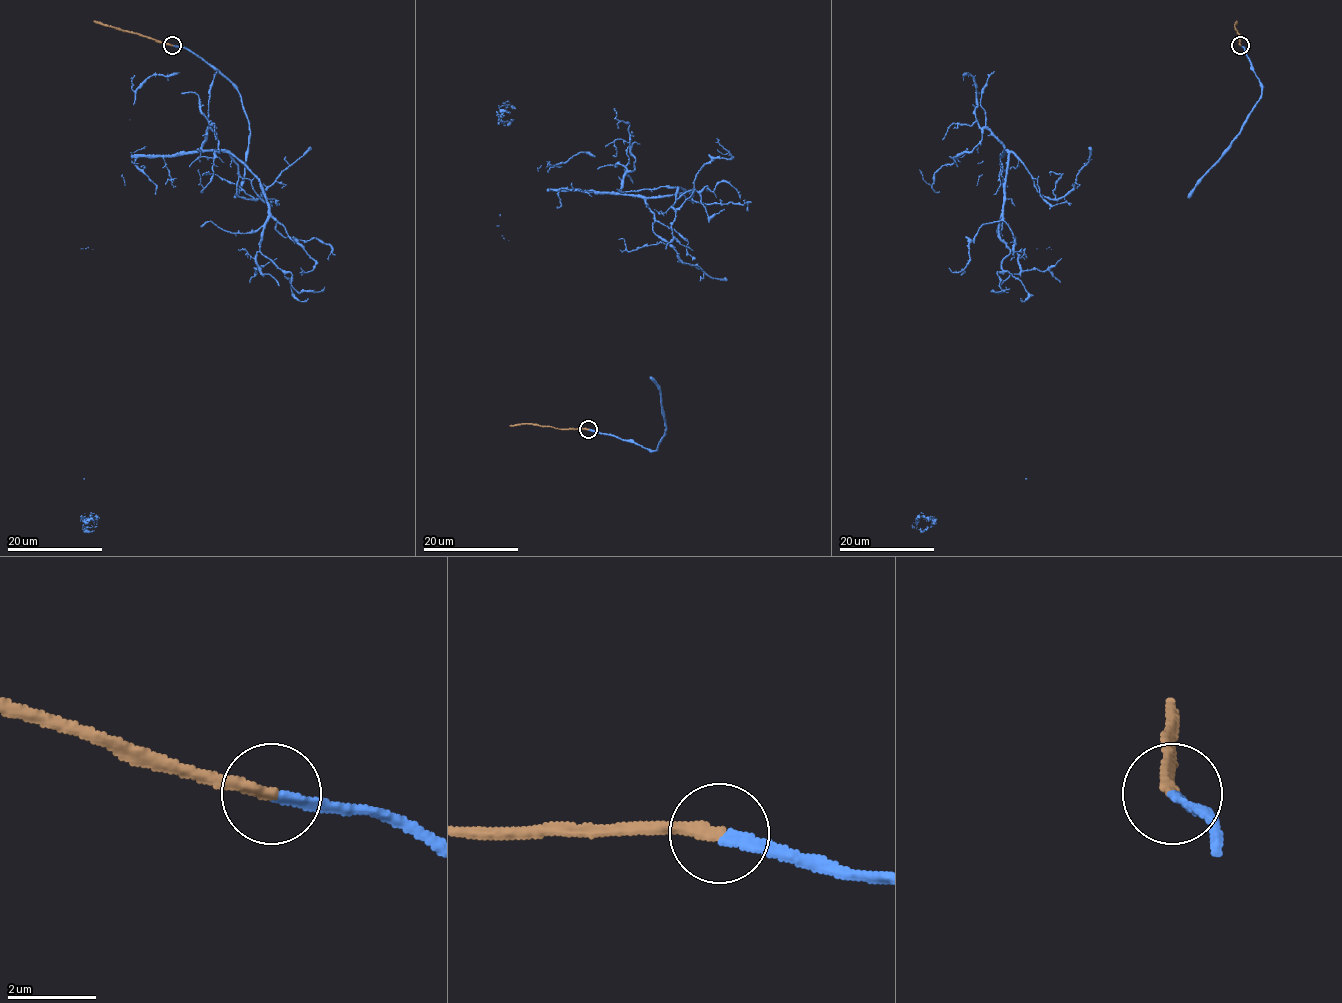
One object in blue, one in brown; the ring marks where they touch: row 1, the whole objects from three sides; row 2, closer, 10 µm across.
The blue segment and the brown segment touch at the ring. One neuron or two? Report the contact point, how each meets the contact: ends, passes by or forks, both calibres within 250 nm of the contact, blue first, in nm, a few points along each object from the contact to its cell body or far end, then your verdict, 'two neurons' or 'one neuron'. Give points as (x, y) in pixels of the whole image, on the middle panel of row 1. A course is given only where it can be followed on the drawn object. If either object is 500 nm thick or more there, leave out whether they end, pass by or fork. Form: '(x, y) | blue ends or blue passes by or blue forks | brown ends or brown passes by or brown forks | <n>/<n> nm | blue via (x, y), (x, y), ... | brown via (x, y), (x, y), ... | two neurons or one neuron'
(588, 429) | blue ends | brown ends | 240/280 nm | blue via (587, 429), (655, 450), (704, 274), (642, 198), (541, 166), (499, 225), (503, 121) | brown via (587, 429), (510, 426) | one neuron

